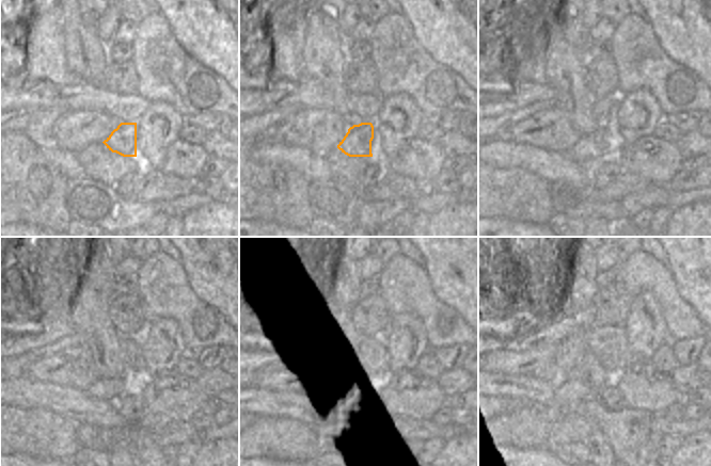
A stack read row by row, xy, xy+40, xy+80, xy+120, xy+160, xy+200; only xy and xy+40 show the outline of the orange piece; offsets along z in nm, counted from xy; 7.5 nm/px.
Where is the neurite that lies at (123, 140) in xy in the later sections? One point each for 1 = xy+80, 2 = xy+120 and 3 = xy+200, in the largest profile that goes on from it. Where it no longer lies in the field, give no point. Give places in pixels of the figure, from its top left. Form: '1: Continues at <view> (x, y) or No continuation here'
1: Continues at xy+80 (591, 146)
2: Continues at xy+120 (110, 389)
3: Continues at xy+200 (573, 391)

